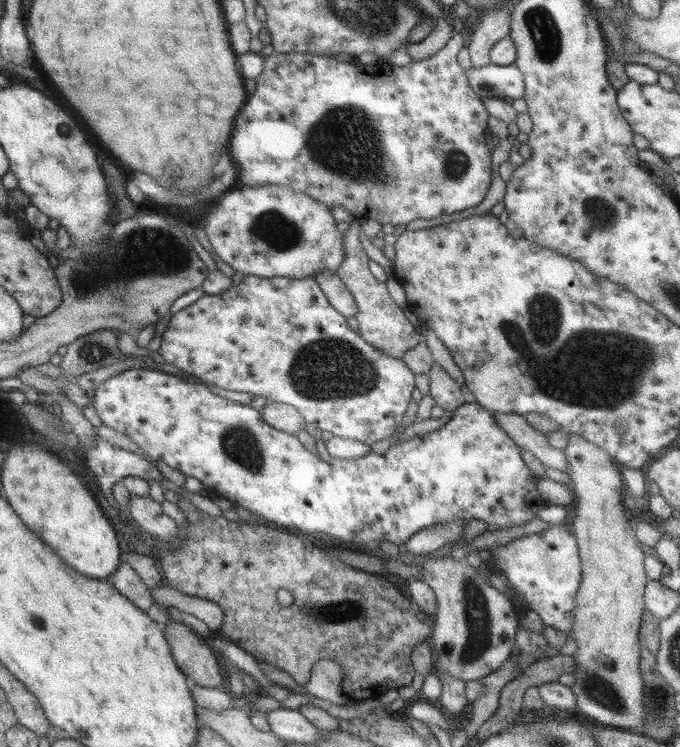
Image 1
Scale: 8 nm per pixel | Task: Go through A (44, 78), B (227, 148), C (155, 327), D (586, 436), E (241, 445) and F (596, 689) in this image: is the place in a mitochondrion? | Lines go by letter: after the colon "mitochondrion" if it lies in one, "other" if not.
A: other
B: other
C: other
D: other
E: mitochondrion
F: mitochondrion

